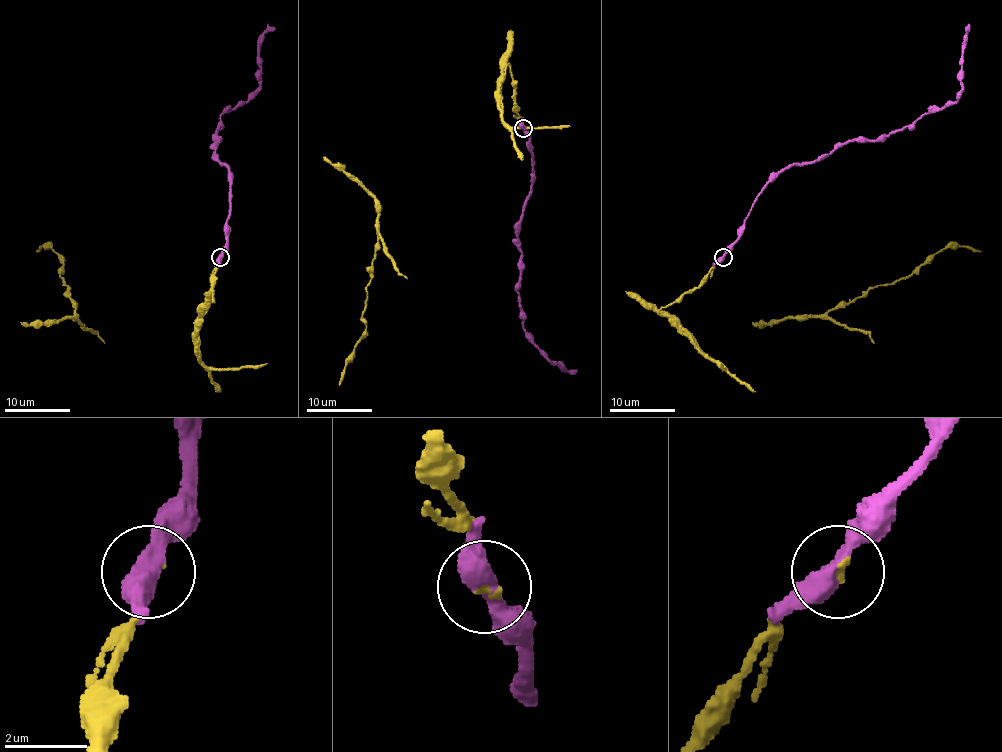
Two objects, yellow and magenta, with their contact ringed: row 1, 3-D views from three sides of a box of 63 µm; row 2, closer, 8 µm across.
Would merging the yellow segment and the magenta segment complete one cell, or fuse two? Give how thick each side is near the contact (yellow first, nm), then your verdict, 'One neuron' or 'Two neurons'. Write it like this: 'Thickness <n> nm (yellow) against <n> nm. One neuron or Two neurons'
Thickness 90 nm (yellow) against 440 nm. One neuron

